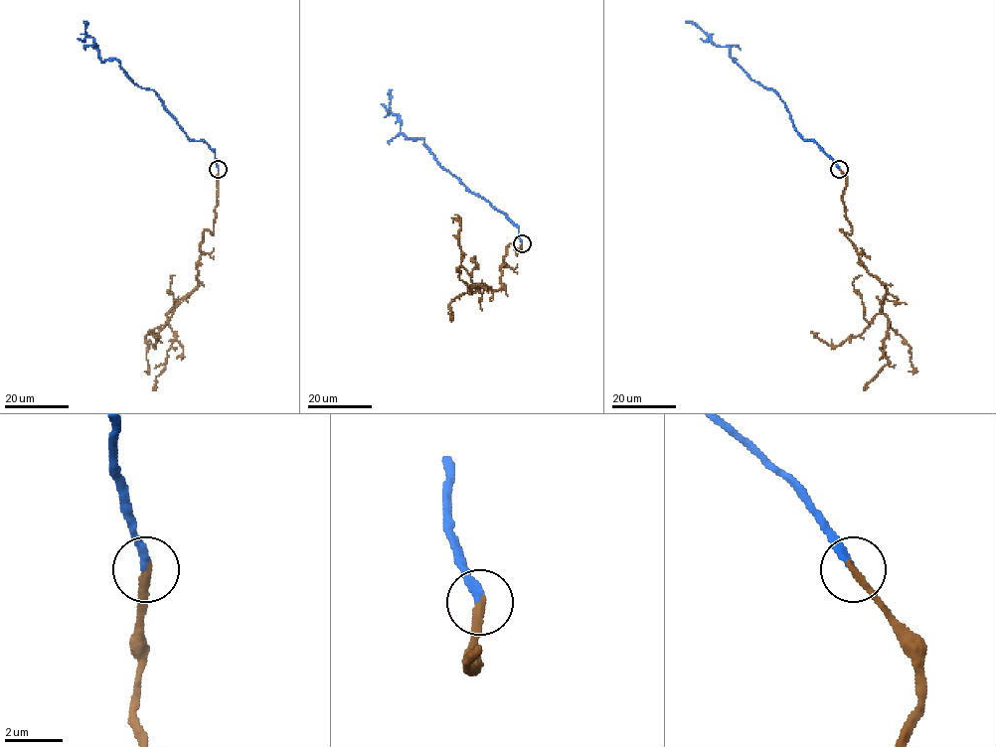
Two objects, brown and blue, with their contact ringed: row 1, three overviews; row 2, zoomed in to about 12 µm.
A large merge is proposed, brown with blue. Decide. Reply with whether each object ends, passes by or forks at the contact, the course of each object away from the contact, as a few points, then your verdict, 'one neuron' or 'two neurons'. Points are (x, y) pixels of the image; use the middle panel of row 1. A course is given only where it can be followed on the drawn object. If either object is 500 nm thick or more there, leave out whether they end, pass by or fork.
brown ends | blue ends | brown via (522, 243), (517, 255), (508, 245), (499, 289), (474, 285), (471, 291), (479, 288), (468, 291), (455, 267) | blue via (522, 243), (519, 228), (442, 167), (422, 139), (406, 138), (401, 132), (401, 119), (391, 111), (392, 89) | one neuron

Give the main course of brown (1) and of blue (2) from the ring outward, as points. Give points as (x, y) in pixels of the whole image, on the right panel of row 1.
1: (840, 169), (852, 232), (840, 229), (886, 293), (888, 363), (864, 389)
2: (840, 169), (814, 141), (800, 136), (774, 90), (749, 77), (728, 46), (716, 46), (694, 23), (685, 22)

